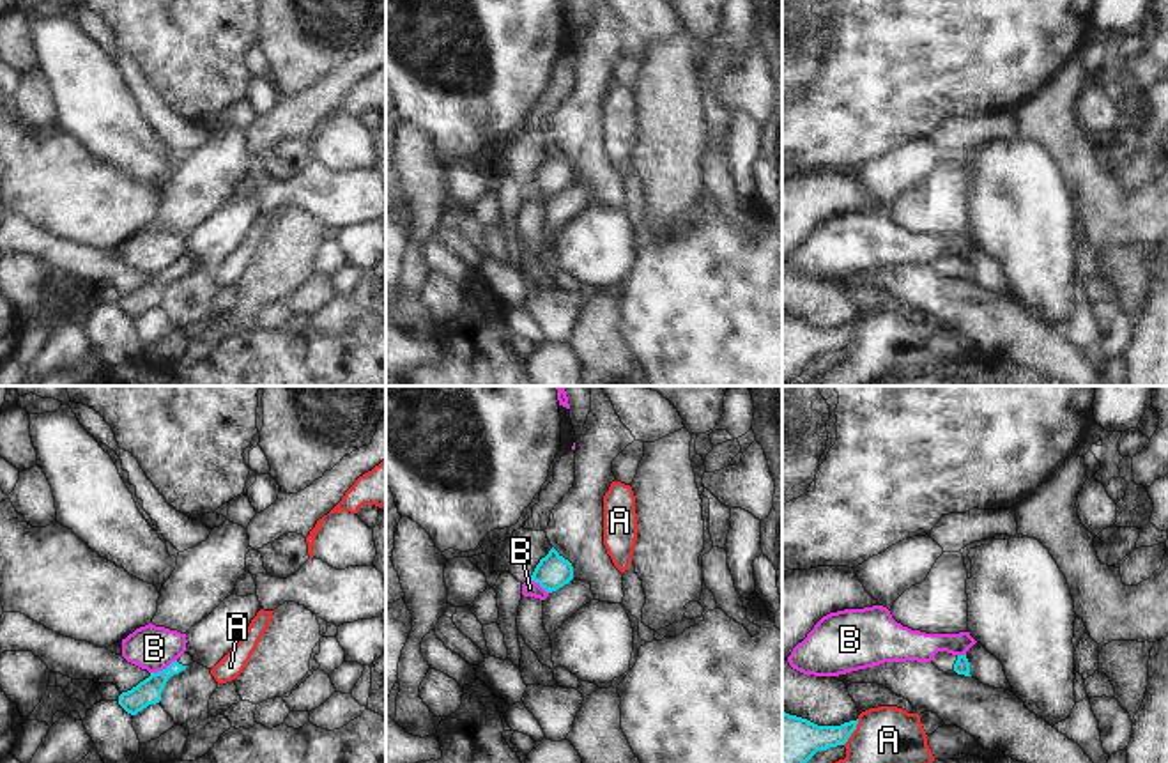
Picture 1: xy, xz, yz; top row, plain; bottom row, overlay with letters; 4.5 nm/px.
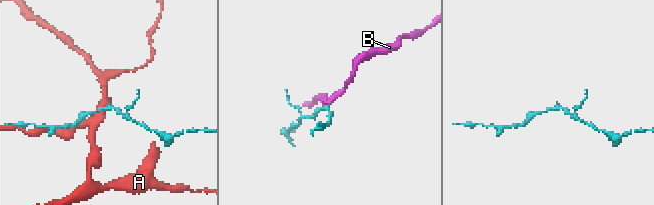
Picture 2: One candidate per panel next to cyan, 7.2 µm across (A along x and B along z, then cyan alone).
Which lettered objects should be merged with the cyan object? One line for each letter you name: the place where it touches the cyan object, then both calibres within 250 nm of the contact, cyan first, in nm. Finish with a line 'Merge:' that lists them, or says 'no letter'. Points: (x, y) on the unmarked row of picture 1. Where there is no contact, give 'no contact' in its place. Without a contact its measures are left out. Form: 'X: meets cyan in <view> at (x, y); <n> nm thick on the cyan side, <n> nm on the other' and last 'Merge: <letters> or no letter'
Merge: no letter

